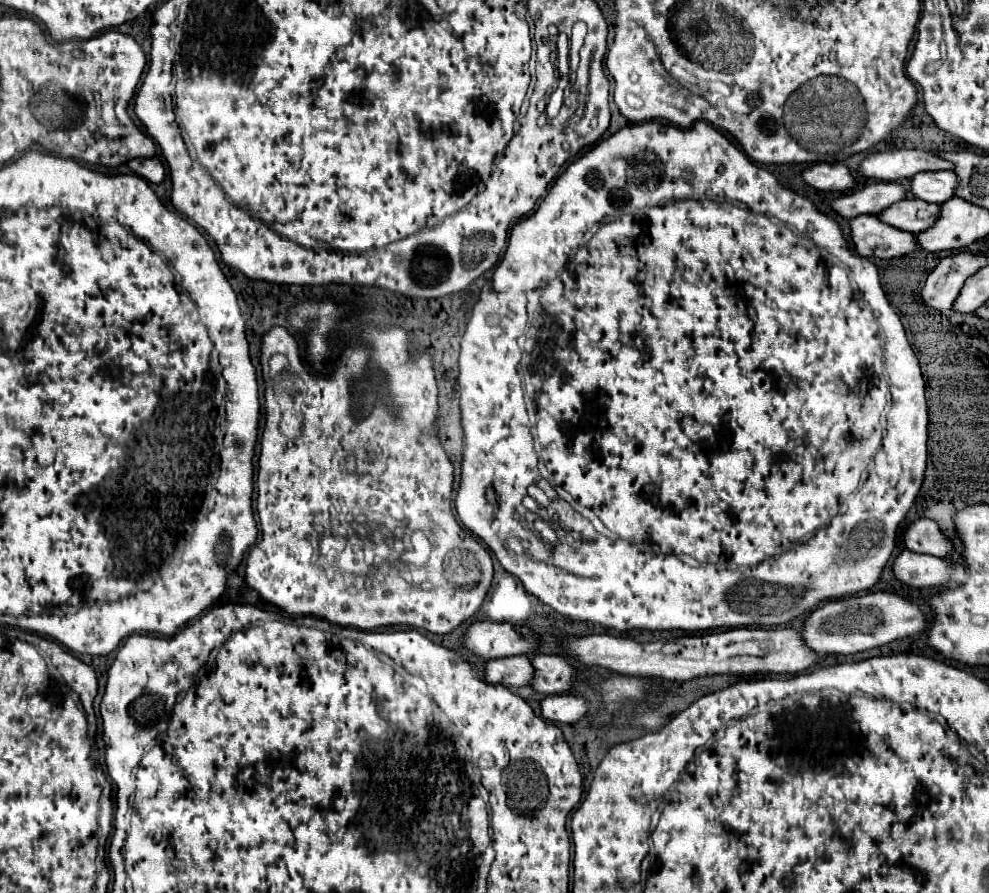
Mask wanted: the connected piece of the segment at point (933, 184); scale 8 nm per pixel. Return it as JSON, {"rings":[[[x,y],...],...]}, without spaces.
{"rings":[[[927,171],[911,179],[911,193],[929,203],[945,203],[955,197],[959,177],[953,171]]]}

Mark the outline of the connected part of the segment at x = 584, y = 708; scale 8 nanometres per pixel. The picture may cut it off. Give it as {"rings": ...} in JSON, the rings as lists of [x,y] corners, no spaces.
{"rings":[[[551,695],[541,701],[541,713],[555,723],[577,723],[589,711],[589,703],[575,695]]]}

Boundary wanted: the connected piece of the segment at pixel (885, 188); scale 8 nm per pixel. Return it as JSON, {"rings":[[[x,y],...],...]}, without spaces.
{"rings":[[[873,183],[863,189],[853,191],[851,195],[843,195],[835,199],[831,205],[843,217],[857,217],[863,213],[879,215],[885,207],[907,197],[907,189],[901,183]]]}

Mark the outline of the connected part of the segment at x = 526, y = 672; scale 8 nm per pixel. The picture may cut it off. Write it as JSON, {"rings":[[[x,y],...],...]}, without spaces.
{"rings":[[[525,655],[517,657],[503,657],[503,659],[489,659],[485,663],[485,681],[501,683],[501,685],[531,685],[535,677],[535,669],[531,659]]]}

